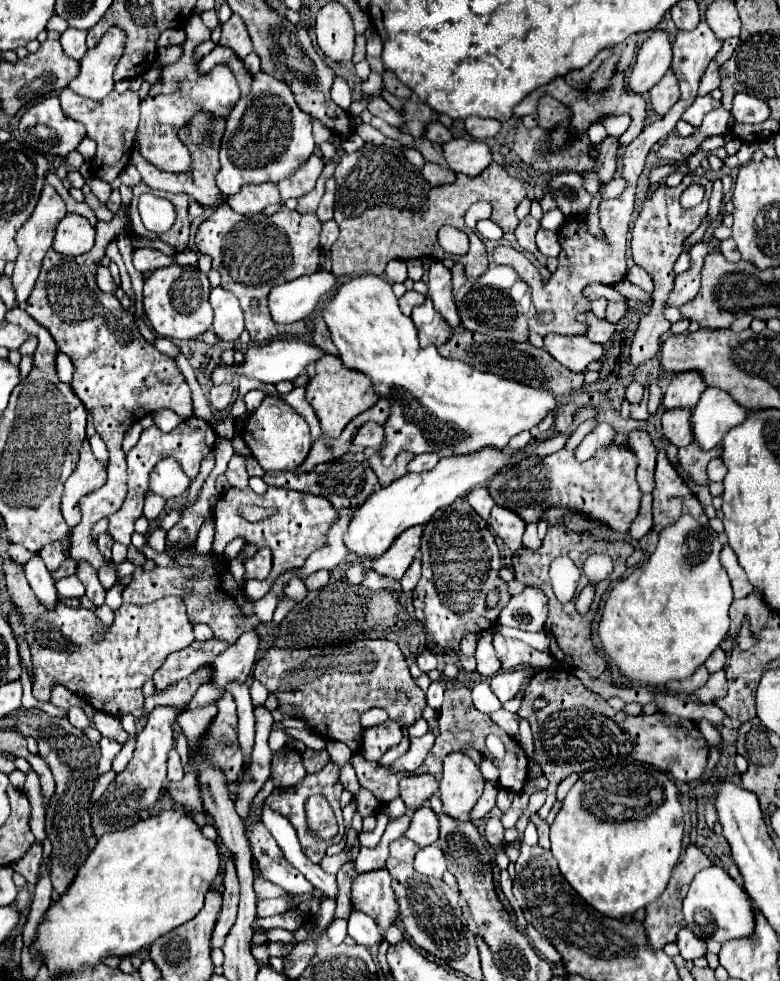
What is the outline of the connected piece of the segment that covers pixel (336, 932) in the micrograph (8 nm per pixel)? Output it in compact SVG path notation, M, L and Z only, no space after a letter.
M334 920L330 926L328 926L328 932L330 932L330 940L332 944L342 944L344 938L346 938L346 920Z

